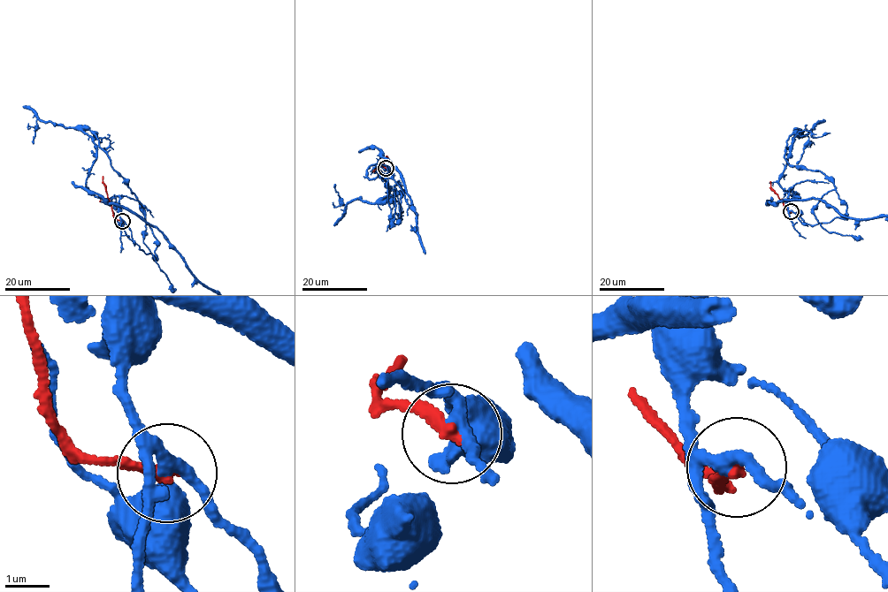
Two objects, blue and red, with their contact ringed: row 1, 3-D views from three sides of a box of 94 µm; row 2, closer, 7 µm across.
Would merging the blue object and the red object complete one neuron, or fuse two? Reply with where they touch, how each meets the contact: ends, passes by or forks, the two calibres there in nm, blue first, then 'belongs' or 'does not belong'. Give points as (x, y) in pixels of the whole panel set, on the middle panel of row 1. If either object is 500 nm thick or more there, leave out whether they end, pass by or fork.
place (386, 168); blue forks; red ends; calibres 240 and 280 nm; does not belong

